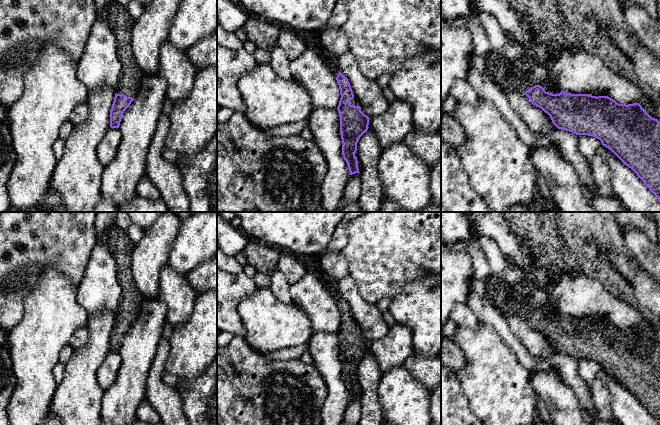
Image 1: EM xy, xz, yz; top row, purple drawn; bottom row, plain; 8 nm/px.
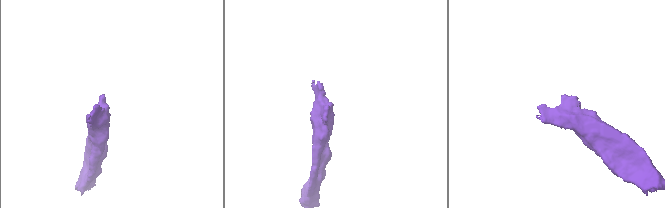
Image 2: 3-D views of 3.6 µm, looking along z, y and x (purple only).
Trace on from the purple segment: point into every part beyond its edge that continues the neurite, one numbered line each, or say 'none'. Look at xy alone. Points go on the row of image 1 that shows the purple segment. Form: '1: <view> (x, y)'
1: xy (120, 21)

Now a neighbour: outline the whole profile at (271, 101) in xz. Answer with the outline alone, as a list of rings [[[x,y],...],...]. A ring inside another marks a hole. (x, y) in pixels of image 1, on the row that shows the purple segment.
[[[269,64],[245,72],[237,87],[246,107],[244,114],[257,128],[297,123],[308,119],[314,108],[300,83],[280,77]]]

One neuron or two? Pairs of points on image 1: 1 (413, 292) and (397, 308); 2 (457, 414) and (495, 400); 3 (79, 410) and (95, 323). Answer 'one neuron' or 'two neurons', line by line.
1: one neuron
2: two neurons
3: one neuron

